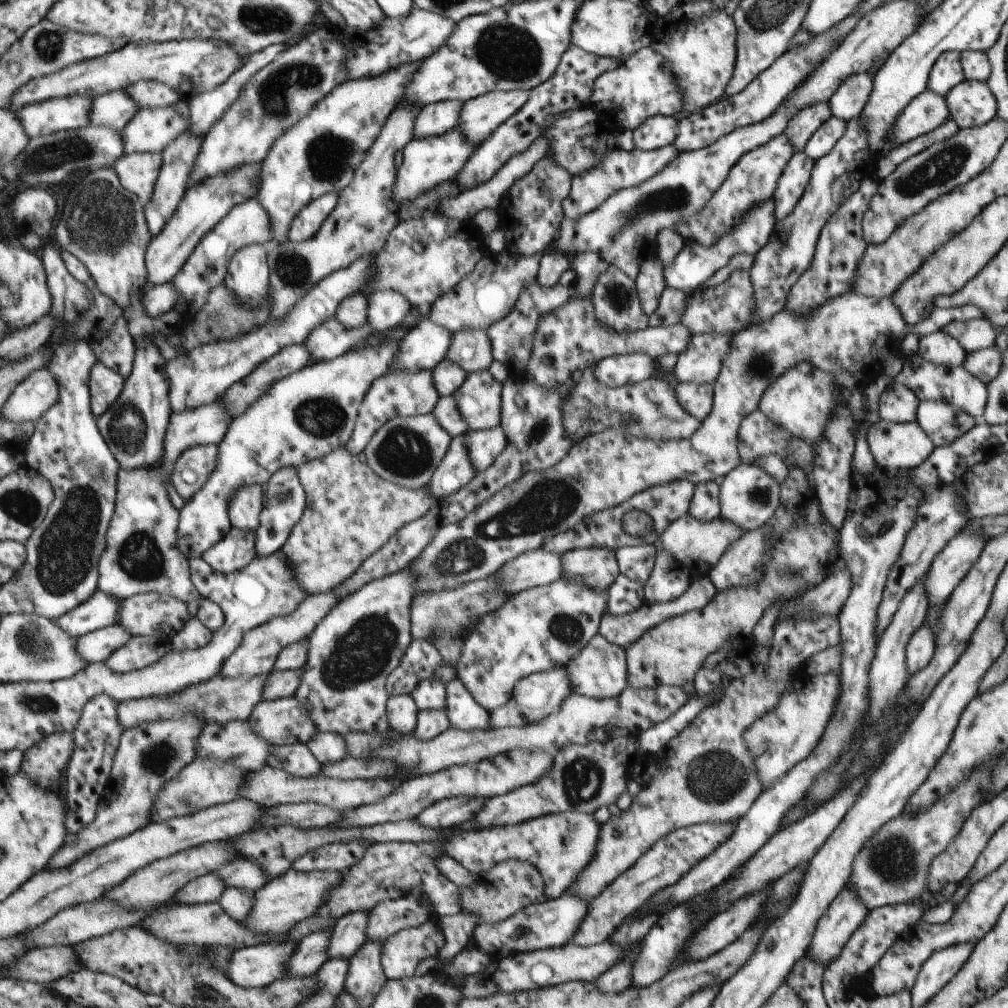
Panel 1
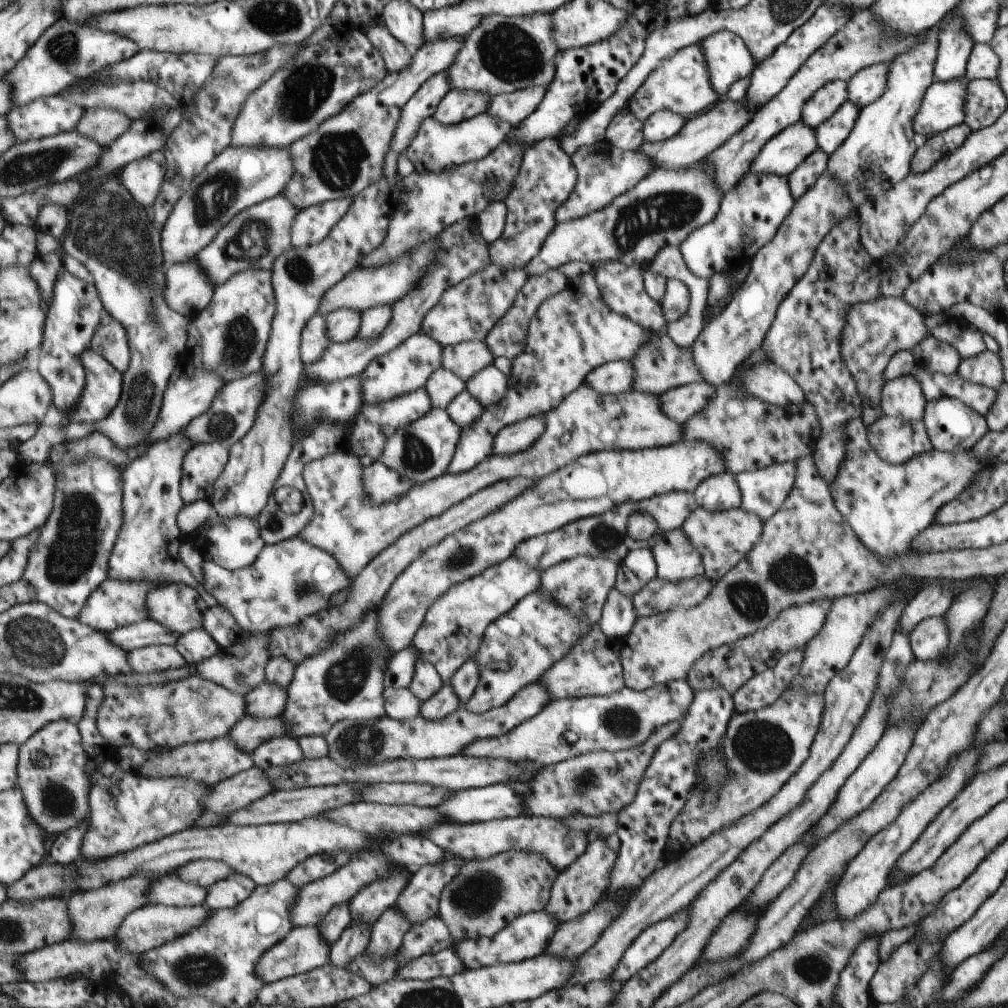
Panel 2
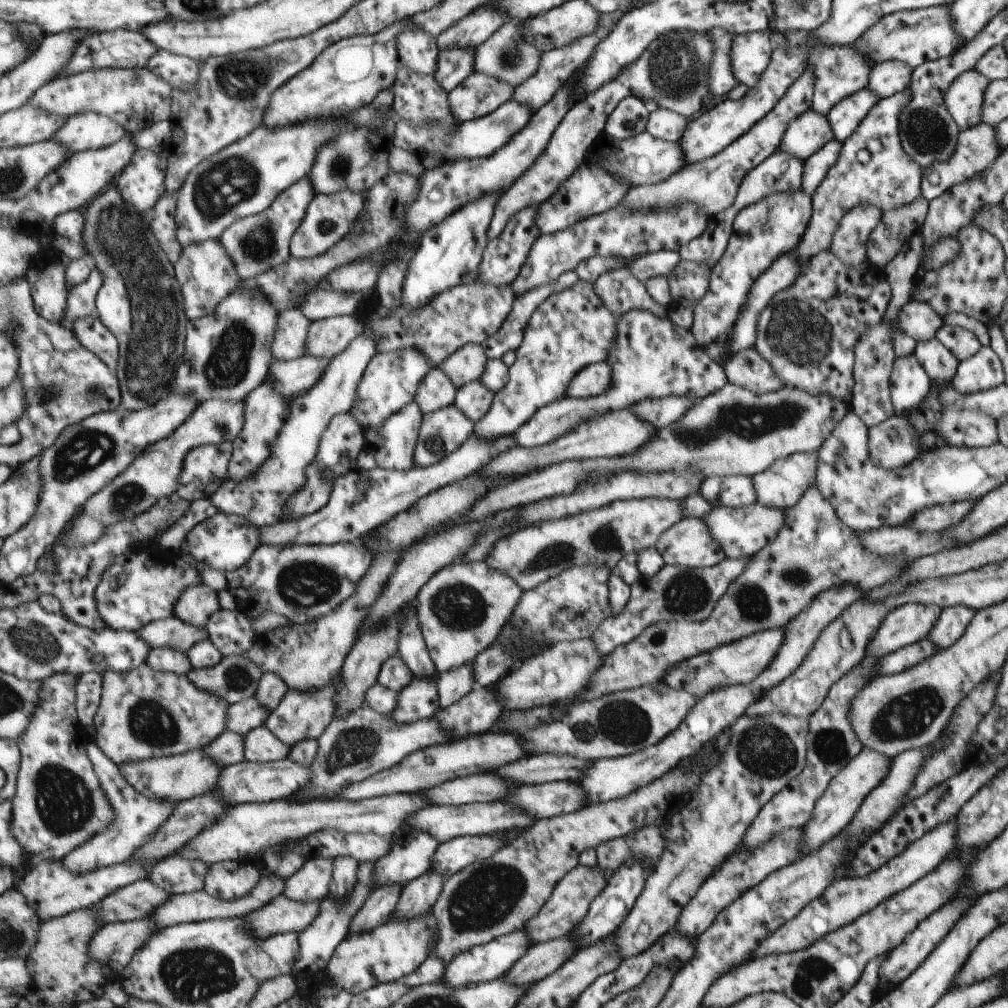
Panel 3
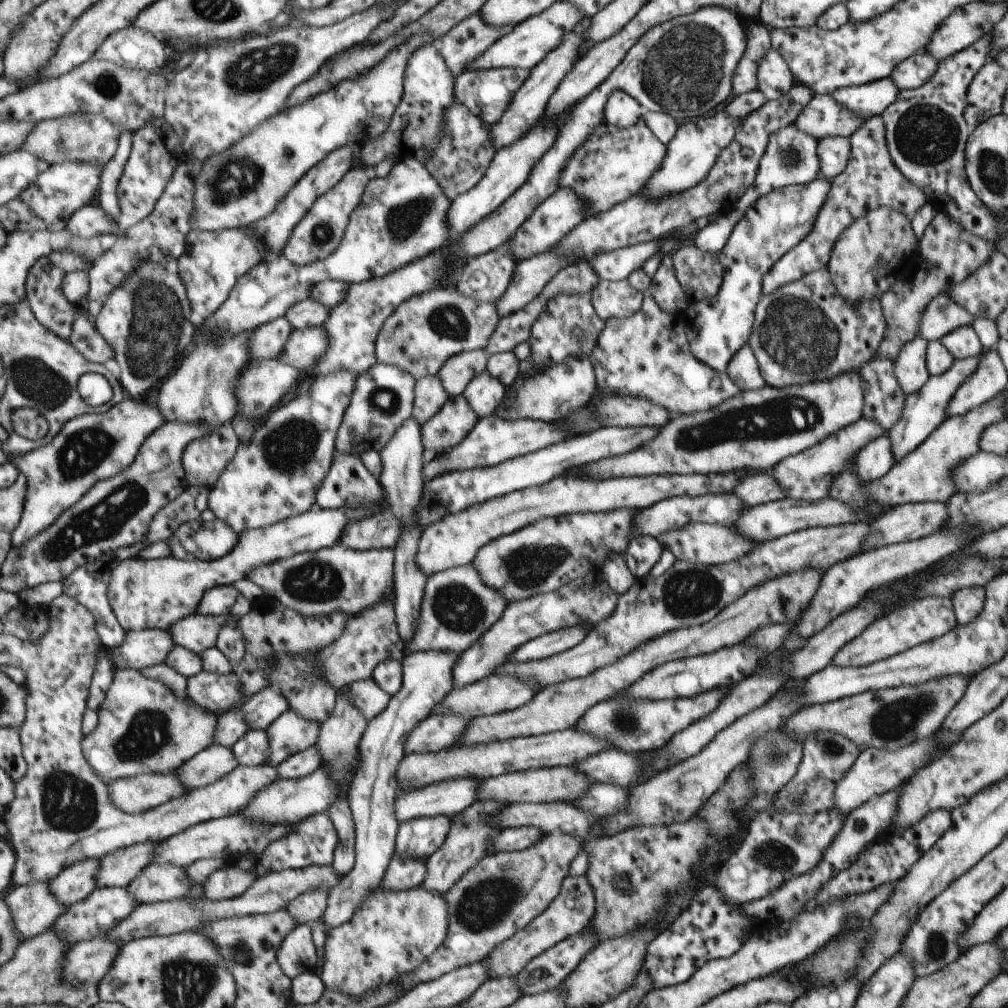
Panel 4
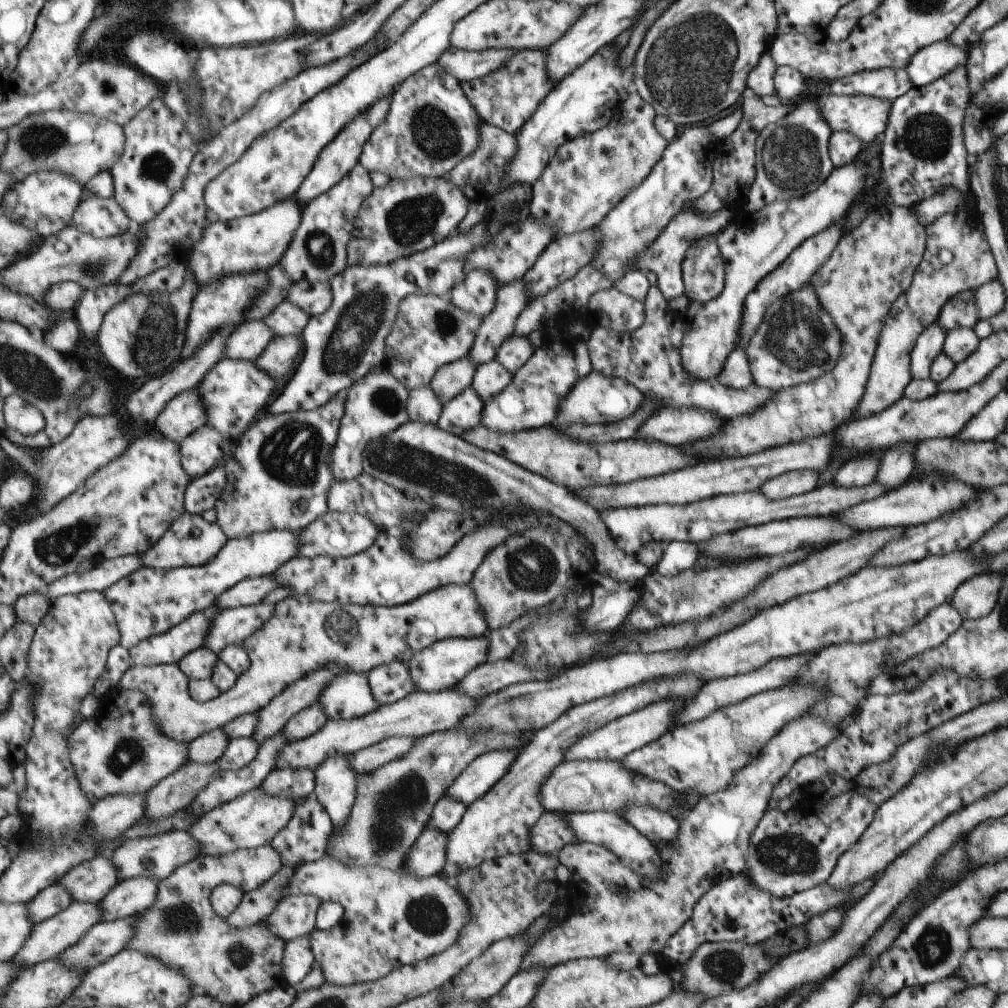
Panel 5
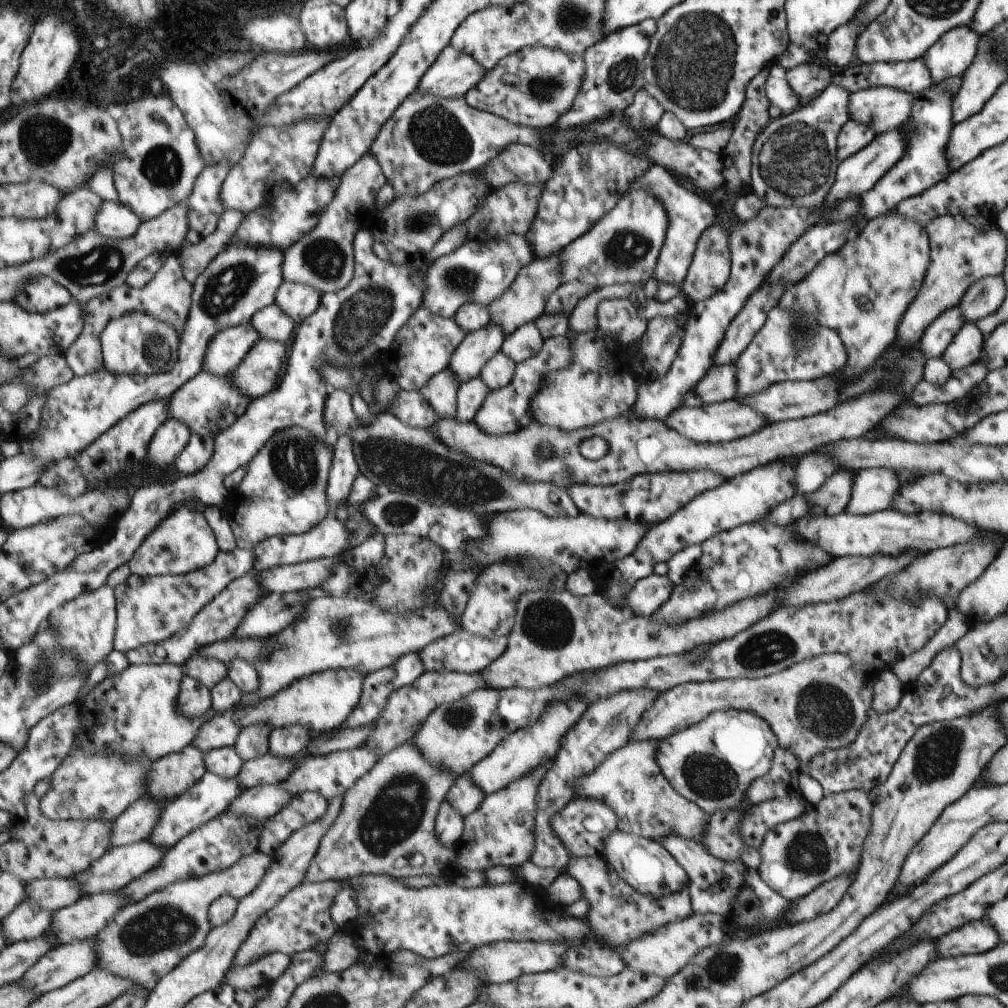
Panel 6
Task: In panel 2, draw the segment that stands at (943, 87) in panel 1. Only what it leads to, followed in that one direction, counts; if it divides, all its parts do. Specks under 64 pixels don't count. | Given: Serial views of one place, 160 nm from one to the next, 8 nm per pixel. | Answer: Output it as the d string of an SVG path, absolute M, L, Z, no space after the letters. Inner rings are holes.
M949 11L942 17L937 28L938 48L932 71L934 81L949 82L963 78L966 61L974 44L965 34L961 18L951 16Z

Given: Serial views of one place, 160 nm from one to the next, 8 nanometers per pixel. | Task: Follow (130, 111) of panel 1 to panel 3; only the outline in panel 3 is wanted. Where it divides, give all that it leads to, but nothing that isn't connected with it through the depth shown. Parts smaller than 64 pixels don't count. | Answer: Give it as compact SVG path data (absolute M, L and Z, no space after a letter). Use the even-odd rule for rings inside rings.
M87 113L71 116L68 123L53 136L69 148L69 154L106 148L116 144L128 134L128 129L121 122L100 113Z

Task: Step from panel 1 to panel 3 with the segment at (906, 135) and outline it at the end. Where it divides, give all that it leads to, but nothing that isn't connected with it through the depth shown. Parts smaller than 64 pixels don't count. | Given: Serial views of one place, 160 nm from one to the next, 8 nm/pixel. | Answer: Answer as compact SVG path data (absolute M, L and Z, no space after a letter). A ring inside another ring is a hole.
M961 72L943 92L943 106L953 118L959 130L972 128L979 123L983 92L989 84L979 72Z

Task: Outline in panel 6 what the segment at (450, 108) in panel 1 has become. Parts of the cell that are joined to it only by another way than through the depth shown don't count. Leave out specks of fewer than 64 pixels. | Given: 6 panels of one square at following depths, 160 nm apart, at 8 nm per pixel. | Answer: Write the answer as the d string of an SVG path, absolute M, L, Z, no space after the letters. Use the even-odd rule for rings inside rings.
M529 45L517 53L504 56L493 68L486 70L483 78L463 97L474 109L493 113L516 125L545 129L569 110L583 76L584 60L581 55Z

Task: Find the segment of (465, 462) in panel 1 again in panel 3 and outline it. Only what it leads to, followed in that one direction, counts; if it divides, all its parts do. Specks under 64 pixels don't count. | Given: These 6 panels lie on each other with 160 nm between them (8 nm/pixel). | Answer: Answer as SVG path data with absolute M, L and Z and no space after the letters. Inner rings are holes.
M578 279L570 288L546 297L531 314L525 326L521 344L515 350L514 362L507 367L505 385L494 394L495 400L488 413L474 423L471 434L477 438L477 442L495 442L505 438L507 434L513 434L513 430L517 430L521 424L529 420L535 410L561 398L567 392L577 372L591 364L605 362L609 356L609 348L613 348L615 336L617 336L617 318L613 317L613 314L599 301L593 283Z

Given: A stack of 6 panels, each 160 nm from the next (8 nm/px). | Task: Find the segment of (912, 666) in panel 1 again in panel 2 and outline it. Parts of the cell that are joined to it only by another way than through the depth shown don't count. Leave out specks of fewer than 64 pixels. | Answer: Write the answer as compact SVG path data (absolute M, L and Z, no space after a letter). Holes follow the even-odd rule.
M941 617L925 618L913 626L908 635L913 659L927 662L941 656L949 644L945 620Z

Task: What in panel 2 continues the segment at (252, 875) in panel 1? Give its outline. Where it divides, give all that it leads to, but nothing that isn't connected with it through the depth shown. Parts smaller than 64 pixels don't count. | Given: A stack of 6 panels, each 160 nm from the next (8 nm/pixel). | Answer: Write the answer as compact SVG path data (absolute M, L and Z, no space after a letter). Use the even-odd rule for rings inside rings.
M212 859L197 860L177 869L177 877L180 880L204 885L207 889L213 884L229 878L232 874L237 874L237 870L234 870L225 862Z

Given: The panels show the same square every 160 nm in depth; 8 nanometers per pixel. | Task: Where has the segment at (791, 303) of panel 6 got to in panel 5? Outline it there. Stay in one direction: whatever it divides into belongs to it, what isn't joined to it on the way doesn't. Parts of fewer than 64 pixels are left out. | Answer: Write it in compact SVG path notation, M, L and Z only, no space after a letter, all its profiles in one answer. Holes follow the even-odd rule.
M879 204L874 210L871 210L855 228L849 232L844 232L837 246L825 263L813 272L809 278L808 286L813 288L817 302L825 312L833 318L833 324L837 326L841 334L841 352L836 361L835 367L829 372L821 374L816 380L797 384L792 388L780 389L773 391L773 396L765 400L765 404L757 404L749 416L735 416L734 418L725 419L725 426L715 434L715 438L703 438L703 440L693 440L687 447L679 445L683 452L691 452L695 456L747 456L753 452L761 452L773 446L781 446L785 442L799 442L803 438L811 436L821 436L821 434L831 434L833 426L837 426L843 418L847 418L853 408L857 406L863 386L869 374L869 366L873 360L873 352L877 345L877 334L883 328L883 320L890 312L890 305L906 289L910 289L912 277L921 262L923 250L925 247L924 228L919 225L916 216L907 208L895 206L895 204Z

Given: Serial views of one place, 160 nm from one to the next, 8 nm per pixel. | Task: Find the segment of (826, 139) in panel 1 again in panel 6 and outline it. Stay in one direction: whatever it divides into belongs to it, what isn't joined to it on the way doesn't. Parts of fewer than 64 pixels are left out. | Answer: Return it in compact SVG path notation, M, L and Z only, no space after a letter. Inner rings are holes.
M855 54L840 70L834 70L831 85L839 85L850 94L859 89L888 86L919 94L933 84L924 60L862 63Z

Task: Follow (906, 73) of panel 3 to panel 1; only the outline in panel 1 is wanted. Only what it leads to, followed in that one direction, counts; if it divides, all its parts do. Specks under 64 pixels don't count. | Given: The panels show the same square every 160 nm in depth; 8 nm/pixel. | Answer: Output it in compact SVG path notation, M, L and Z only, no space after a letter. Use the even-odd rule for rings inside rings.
M862 72L848 76L828 98L830 114L847 122L861 114L872 89L872 78Z

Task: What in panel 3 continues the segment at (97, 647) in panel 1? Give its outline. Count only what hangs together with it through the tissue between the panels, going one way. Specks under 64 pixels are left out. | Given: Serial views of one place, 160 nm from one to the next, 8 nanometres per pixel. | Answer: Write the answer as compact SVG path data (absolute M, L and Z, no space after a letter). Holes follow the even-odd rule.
M177 617L165 618L147 624L137 631L145 644L155 647L170 647L182 652L189 652L197 642L210 639L208 629L197 628Z

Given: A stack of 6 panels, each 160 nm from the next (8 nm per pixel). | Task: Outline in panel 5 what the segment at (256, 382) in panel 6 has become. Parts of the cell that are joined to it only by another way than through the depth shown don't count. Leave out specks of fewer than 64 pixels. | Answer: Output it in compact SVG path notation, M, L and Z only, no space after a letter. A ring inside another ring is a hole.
M277 336L272 342L272 346L268 348L263 356L257 360L257 366L261 370L267 370L271 376L279 382L281 378L291 378L295 372L297 365L301 362L305 354L304 339L301 336Z

